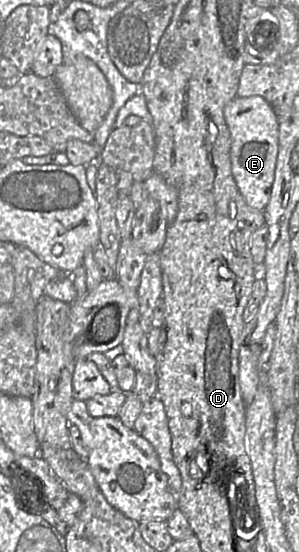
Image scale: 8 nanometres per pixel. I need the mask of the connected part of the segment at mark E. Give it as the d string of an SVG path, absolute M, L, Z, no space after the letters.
M236 96L228 102L224 116L231 133L230 157L235 182L246 203L255 209L263 210L271 196L275 178L275 168L279 148L279 120L271 104L261 96Z

